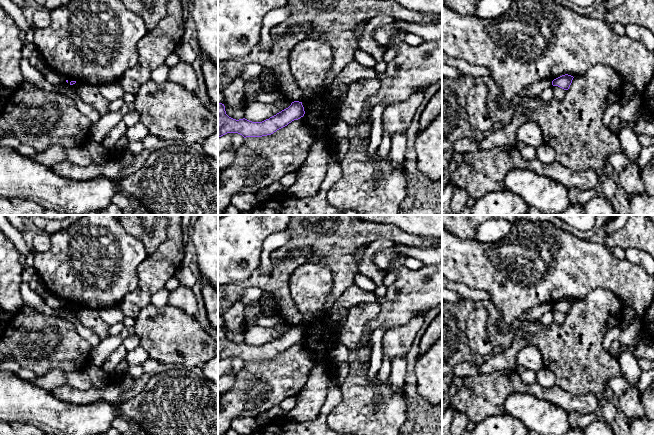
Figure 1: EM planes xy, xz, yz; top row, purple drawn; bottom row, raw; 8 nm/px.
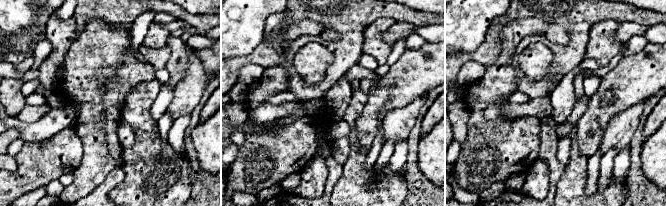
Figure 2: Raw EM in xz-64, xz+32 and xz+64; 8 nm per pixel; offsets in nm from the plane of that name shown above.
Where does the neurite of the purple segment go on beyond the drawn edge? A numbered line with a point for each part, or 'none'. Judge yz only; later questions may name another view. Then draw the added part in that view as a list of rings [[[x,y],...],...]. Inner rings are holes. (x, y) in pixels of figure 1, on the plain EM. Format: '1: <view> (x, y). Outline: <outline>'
none

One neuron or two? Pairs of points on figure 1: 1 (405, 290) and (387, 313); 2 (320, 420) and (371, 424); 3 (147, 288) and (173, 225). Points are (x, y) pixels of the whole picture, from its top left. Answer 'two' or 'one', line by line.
1: one
2: two
3: one

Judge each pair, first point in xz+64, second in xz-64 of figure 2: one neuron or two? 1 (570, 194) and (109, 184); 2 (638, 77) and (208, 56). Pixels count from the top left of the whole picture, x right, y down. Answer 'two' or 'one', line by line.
1: two
2: one

